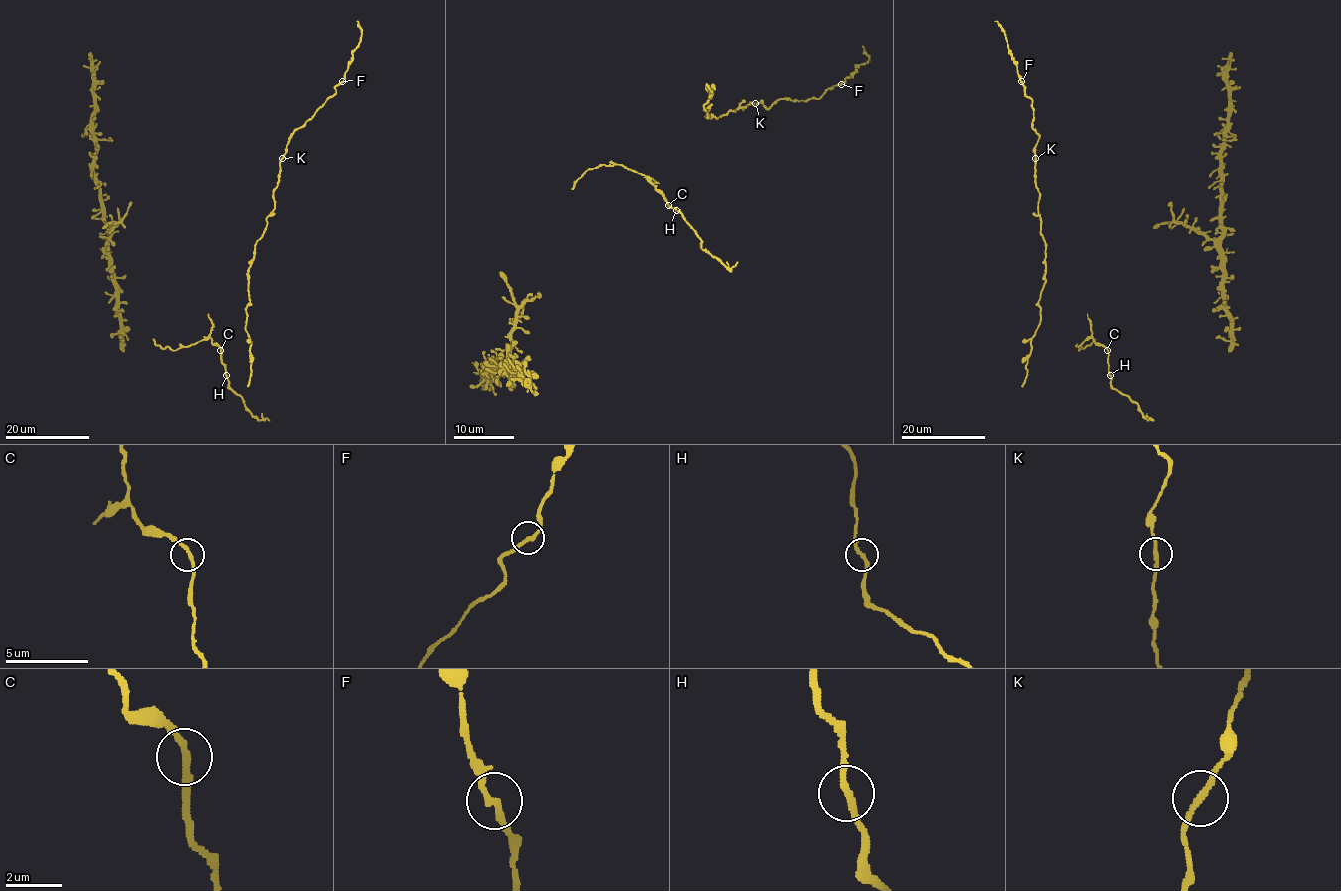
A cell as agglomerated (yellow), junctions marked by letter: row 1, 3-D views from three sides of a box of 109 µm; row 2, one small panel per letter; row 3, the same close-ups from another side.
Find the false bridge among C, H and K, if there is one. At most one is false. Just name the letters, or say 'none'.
none

